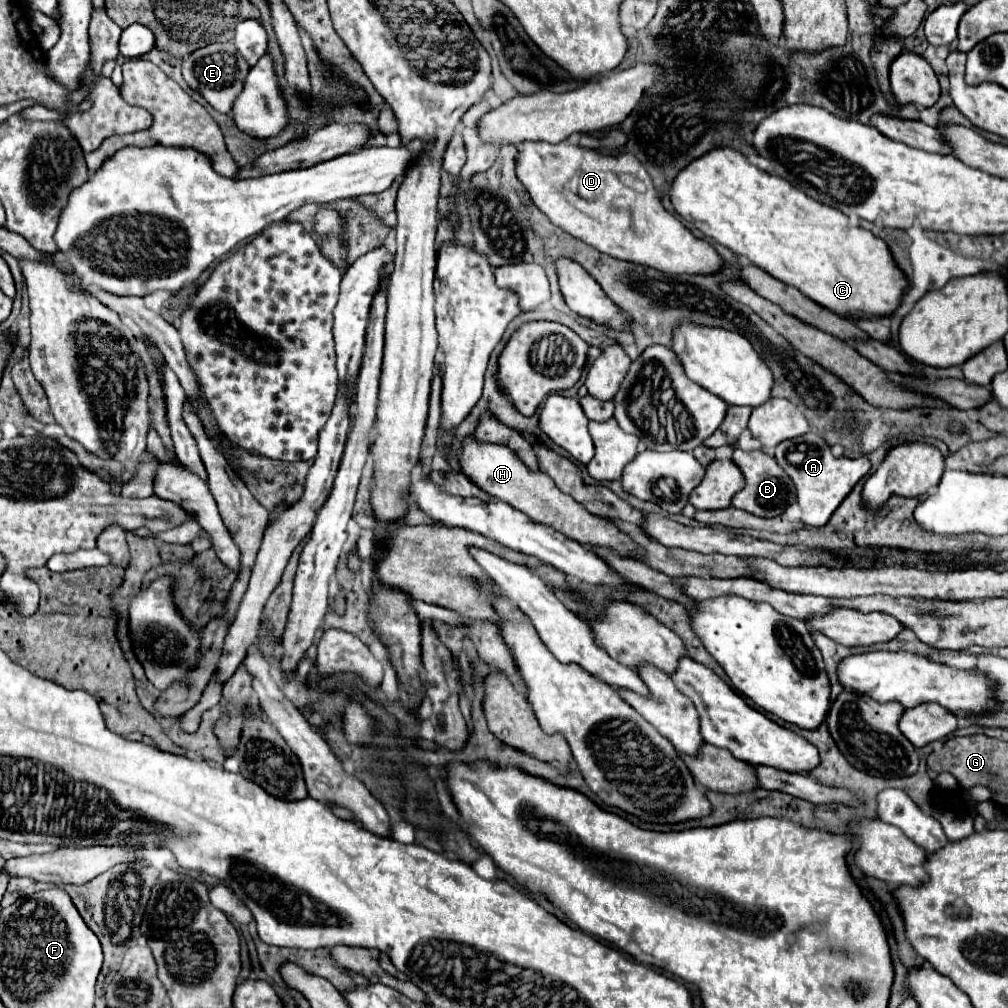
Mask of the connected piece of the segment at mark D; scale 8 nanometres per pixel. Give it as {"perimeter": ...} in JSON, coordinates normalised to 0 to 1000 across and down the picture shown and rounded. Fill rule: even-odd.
{"perimeter":[[[562,139],[562,141],[556,141],[556,143],[522,141],[522,143],[518,143],[518,147],[516,147],[514,161],[512,161],[512,171],[514,171],[516,181],[522,185],[526,196],[528,196],[530,202],[534,204],[534,208],[540,210],[540,212],[546,216],[548,222],[556,224],[560,230],[563,230],[565,234],[569,234],[569,236],[573,236],[573,238],[585,242],[587,246],[591,246],[591,248],[597,250],[597,252],[603,252],[603,254],[607,254],[607,256],[611,256],[611,258],[621,258],[621,260],[627,260],[627,262],[645,264],[645,266],[649,266],[649,268],[657,268],[657,270],[663,270],[663,272],[685,272],[685,274],[692,274],[692,272],[696,274],[696,272],[700,272],[700,274],[702,274],[702,272],[714,270],[716,264],[718,264],[718,260],[716,260],[716,256],[712,254],[712,250],[710,250],[700,238],[690,236],[690,234],[688,234],[688,232],[687,232],[687,230],[685,230],[671,214],[667,214],[667,212],[657,204],[655,194],[653,194],[653,190],[651,190],[651,187],[649,187],[649,183],[647,183],[645,173],[643,173],[641,167],[635,163],[635,159],[633,159],[631,155],[623,153],[623,151],[615,151],[613,155],[609,155],[609,153],[597,153],[597,155],[595,155],[595,151],[591,151],[591,149],[581,149],[581,147],[575,147],[575,145],[569,145],[569,143],[565,143],[563,139]]]}

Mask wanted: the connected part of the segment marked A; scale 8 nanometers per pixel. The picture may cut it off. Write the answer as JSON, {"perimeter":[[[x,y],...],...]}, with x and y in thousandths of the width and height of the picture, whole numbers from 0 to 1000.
{"perimeter":[[[802,429],[796,435],[784,435],[770,442],[770,458],[780,466],[790,482],[790,496],[796,504],[796,516],[802,522],[819,522],[827,506],[835,500],[835,496],[843,490],[853,474],[857,474],[863,466],[863,456],[859,452],[853,454],[829,454],[823,448],[823,442],[815,433]]]}

